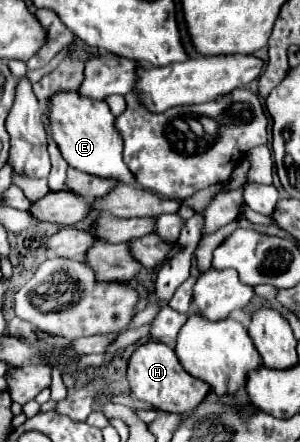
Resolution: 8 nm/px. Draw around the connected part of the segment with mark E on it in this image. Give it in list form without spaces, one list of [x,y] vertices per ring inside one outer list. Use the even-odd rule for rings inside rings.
[[[77,91],[57,93],[51,99],[49,121],[51,121],[51,137],[59,145],[61,155],[69,163],[69,167],[103,179],[137,183],[135,175],[127,169],[123,161],[123,139],[115,129],[115,115],[111,113],[105,101],[81,97]]]

